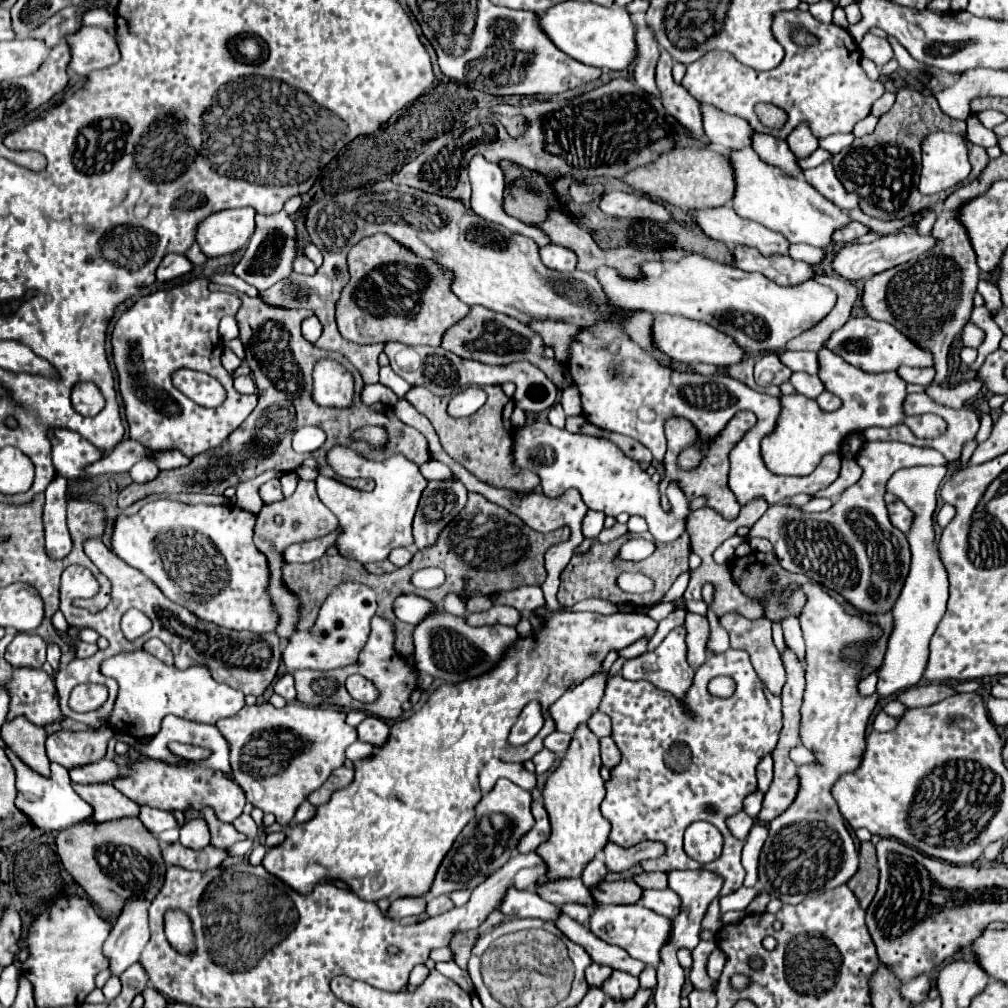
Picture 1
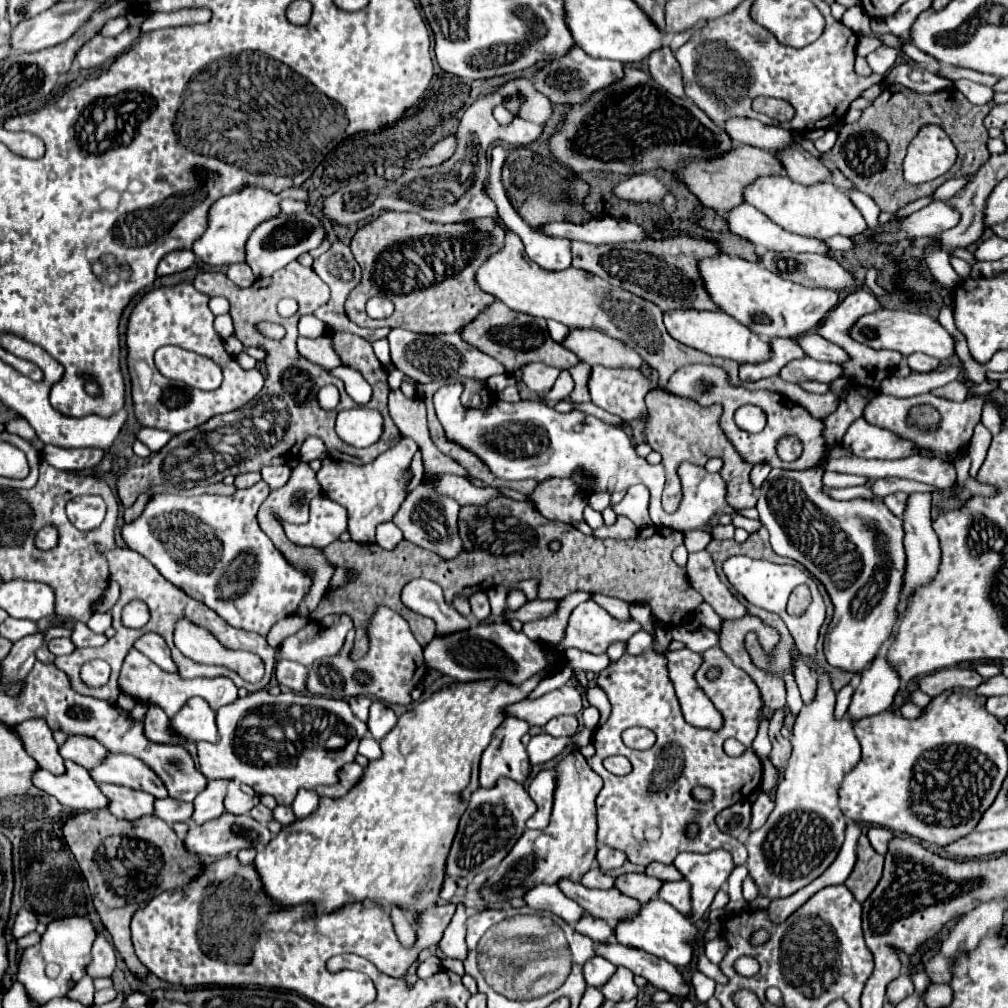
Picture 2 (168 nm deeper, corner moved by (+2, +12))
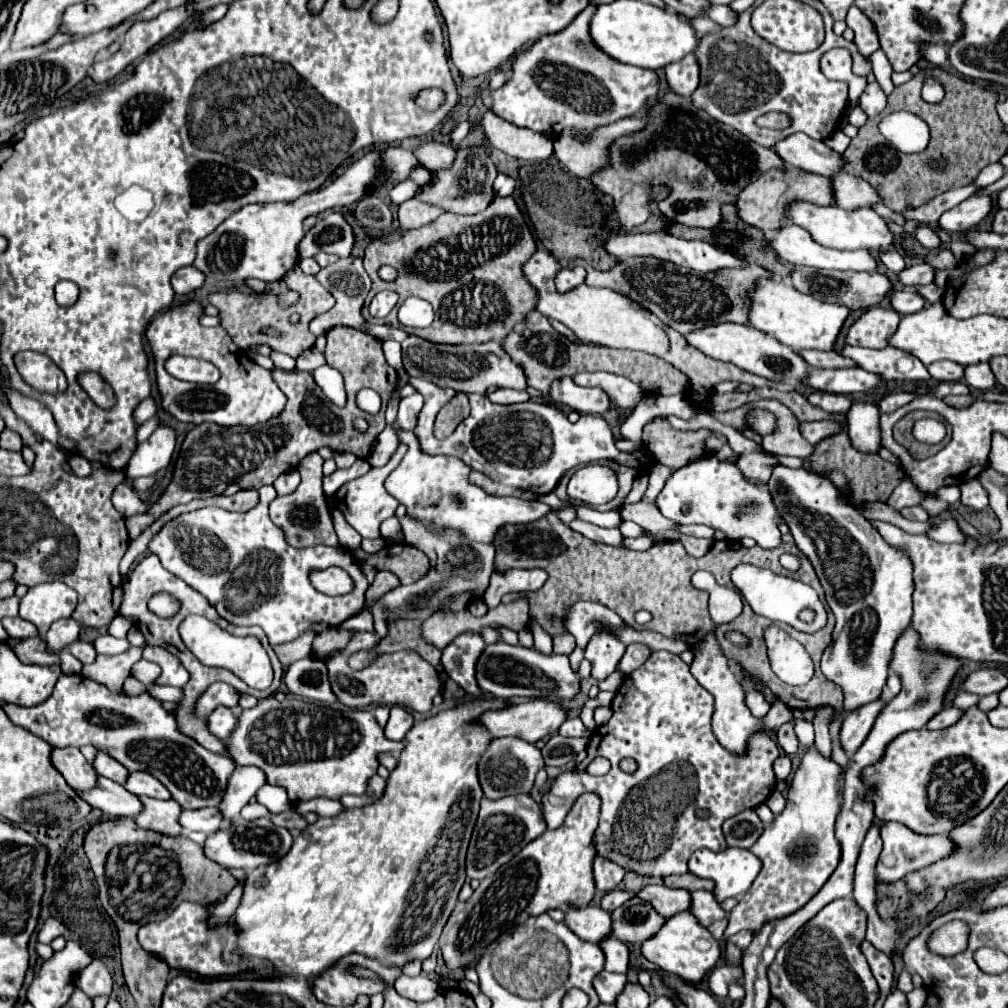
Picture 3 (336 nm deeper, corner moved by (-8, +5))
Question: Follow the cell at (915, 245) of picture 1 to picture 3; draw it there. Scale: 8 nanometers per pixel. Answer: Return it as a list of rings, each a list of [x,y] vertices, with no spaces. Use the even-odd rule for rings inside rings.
[[[974,195],[966,201],[962,201],[960,205],[956,205],[954,209],[946,211],[940,217],[938,225],[950,233],[964,233],[964,231],[976,227],[990,211],[992,211],[992,197]]]

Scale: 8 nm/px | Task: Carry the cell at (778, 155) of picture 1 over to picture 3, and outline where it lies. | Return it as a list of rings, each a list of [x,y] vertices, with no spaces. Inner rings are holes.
[[[840,173],[840,177],[832,179],[832,185],[836,189],[836,203],[846,211],[854,211],[860,207],[874,207],[876,203],[882,201],[878,191],[872,189],[870,183],[850,173]]]

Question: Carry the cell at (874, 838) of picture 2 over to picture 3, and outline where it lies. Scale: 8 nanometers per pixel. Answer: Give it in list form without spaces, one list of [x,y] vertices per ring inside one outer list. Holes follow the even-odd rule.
[[[886,821],[880,827],[880,839],[884,843],[880,859],[878,859],[878,867],[876,867],[876,879],[878,883],[894,883],[900,881],[904,875],[908,875],[910,871],[916,871],[924,865],[936,863],[940,857],[946,857],[950,853],[950,843],[948,837],[938,837],[938,835],[920,835],[914,833],[912,829],[908,829],[906,825],[898,823],[898,821]]]

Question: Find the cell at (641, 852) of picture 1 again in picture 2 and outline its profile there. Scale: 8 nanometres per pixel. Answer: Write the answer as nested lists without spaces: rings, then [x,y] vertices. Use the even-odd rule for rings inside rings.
[[[600,844],[598,846],[598,854],[596,854],[596,860],[598,864],[602,866],[602,870],[614,870],[614,868],[620,868],[628,858],[624,852],[616,850],[616,848],[610,848],[606,844]]]

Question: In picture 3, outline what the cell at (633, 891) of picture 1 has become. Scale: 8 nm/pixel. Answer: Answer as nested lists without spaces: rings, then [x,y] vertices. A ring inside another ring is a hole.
[[[648,885],[638,893],[640,899],[648,901],[664,919],[690,909],[690,893],[684,889],[668,889],[666,885]]]

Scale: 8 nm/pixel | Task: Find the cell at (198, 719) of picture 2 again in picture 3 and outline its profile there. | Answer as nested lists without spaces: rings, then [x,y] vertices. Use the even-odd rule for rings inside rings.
[[[216,707],[210,715],[208,715],[208,725],[210,725],[210,731],[220,737],[220,739],[228,739],[232,735],[232,731],[236,729],[238,725],[238,715],[234,713],[234,709],[230,707]]]

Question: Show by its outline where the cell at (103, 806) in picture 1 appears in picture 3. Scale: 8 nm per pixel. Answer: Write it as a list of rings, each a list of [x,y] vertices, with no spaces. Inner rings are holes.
[[[142,797],[144,801],[144,813],[136,817],[136,823],[142,829],[152,829],[156,833],[164,835],[184,835],[184,827],[178,823],[178,817],[182,813],[182,807],[176,805],[174,799],[162,801],[152,797]]]

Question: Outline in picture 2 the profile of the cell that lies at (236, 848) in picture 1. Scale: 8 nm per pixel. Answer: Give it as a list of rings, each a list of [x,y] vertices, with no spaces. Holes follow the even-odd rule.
[[[277,806],[273,810],[273,819],[278,821],[282,826],[287,826],[296,820],[290,806]]]

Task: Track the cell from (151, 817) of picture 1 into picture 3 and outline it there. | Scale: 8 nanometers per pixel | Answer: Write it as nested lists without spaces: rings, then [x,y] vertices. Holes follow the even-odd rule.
[[[204,807],[204,809],[196,809],[196,811],[184,811],[180,815],[180,825],[184,825],[184,829],[188,831],[202,831],[206,835],[216,833],[222,827],[224,815],[218,807]]]

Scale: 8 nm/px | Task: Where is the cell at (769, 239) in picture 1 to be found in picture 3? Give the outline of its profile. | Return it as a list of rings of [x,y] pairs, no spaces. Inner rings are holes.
[[[794,223],[784,225],[772,241],[782,261],[814,267],[814,269],[840,269],[840,271],[876,271],[878,261],[864,251],[840,251],[816,243],[810,233]]]

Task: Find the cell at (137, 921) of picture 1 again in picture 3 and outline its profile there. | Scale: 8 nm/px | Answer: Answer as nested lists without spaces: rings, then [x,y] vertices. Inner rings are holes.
[[[94,959],[86,969],[80,971],[76,985],[90,997],[98,995],[110,995],[112,991],[112,975],[106,969],[106,965],[100,959]]]

